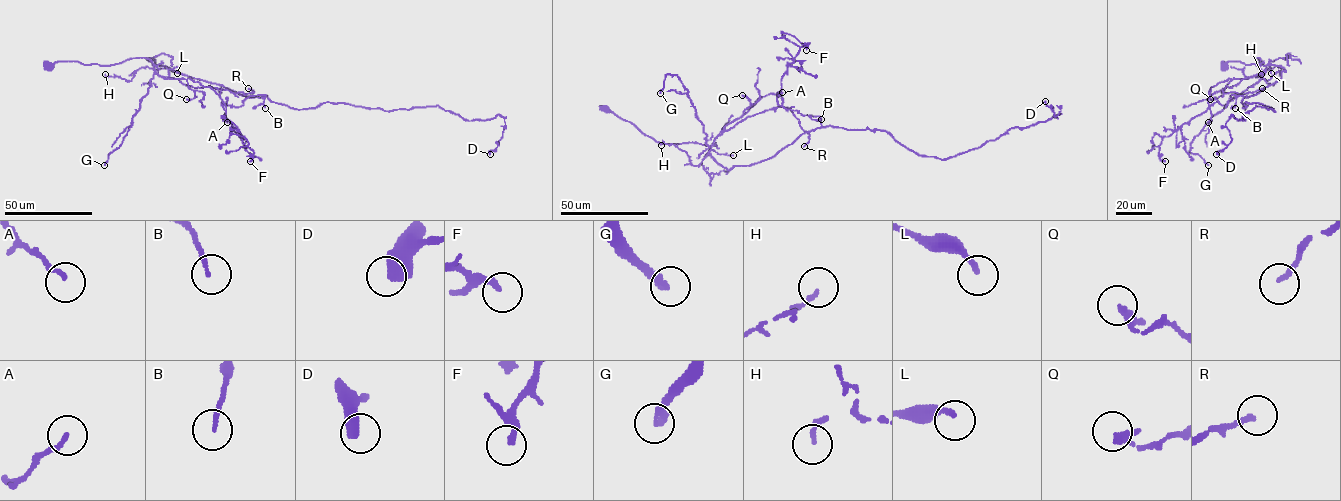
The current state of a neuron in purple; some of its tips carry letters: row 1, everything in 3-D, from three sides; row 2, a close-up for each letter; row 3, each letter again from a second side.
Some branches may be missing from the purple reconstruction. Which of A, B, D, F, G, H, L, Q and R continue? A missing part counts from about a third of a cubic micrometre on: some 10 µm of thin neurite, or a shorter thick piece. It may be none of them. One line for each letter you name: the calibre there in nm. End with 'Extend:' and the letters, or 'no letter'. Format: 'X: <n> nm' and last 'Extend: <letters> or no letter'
A: 170 nm
F: 240 nm
Extend: A, F

